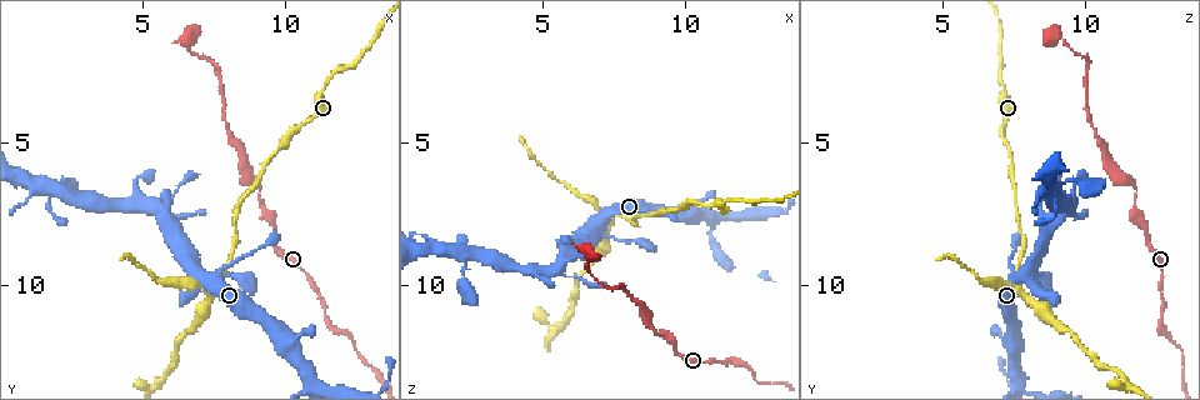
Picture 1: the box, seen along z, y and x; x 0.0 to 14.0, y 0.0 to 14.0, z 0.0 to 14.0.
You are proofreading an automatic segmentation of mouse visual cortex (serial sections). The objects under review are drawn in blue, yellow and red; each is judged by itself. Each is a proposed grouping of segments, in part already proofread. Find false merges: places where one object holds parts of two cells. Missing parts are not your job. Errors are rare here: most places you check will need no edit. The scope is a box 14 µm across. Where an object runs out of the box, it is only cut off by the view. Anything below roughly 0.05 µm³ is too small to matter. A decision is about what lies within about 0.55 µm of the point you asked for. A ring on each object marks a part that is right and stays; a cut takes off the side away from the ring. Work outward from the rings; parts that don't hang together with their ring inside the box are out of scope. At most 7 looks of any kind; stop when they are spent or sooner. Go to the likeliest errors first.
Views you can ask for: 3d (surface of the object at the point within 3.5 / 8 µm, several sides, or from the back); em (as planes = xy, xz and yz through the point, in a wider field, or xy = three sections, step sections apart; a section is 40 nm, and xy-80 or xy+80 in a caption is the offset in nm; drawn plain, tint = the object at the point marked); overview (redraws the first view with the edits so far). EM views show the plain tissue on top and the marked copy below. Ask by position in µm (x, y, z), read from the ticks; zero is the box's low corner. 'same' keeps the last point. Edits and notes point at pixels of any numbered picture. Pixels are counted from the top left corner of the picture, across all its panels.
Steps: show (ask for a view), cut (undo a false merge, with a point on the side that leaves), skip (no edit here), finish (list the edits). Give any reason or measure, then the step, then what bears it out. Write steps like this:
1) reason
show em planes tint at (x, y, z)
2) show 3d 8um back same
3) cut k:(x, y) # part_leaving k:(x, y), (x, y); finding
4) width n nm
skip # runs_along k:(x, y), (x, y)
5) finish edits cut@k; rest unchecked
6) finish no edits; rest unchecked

abrupt turn
show 3d 3.5um back at (8.9, 6.5, 11.7)

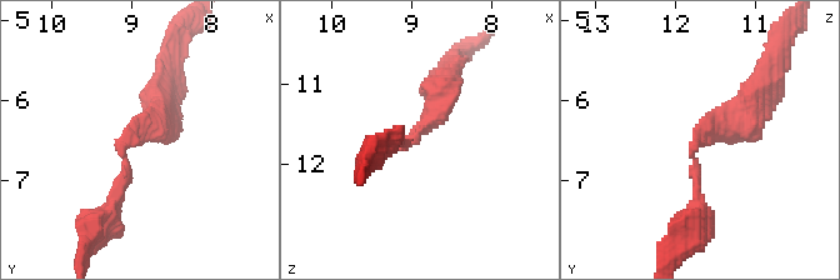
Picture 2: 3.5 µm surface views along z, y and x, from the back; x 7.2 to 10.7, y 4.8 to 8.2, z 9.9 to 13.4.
arm_widths 150, 350 nm
show em xy step 3 tint at (9.00, 6.45, 11.70)

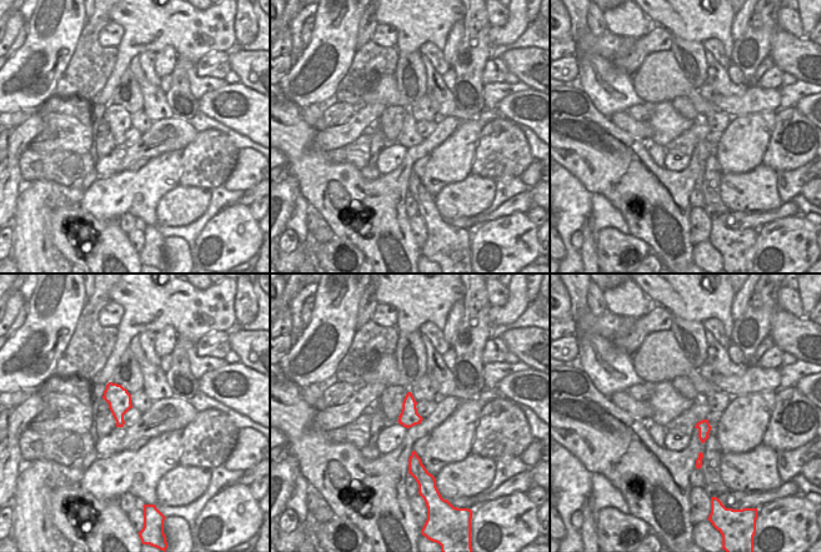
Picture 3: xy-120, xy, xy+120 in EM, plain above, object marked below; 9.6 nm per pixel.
skip # runs_along 2:(696, 209), (693, 144), (754, 98); one cell here

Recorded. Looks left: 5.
sharp bend
show em xy step 1 tint at (6.6, 1.3, 9.0)

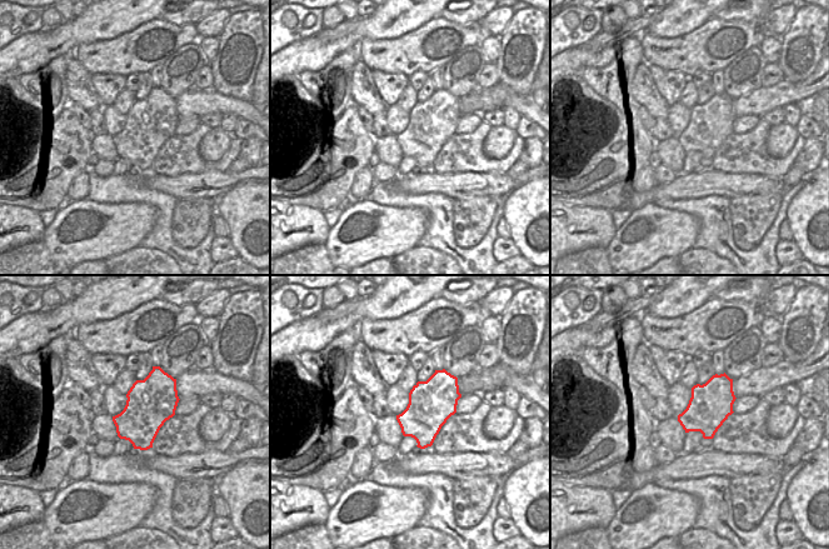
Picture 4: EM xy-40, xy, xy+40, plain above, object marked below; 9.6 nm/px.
show 3d 3.5um same

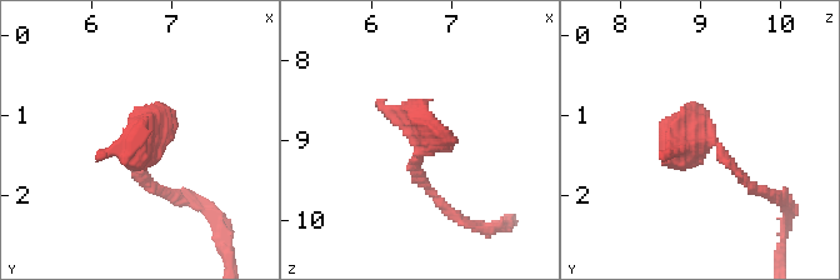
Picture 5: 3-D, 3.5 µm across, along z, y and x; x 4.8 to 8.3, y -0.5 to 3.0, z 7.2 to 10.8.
skip # runs_along 5:(435, 195), (415, 173), (424, 129), (378, 100); continuous, no second cell

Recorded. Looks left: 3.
three arms meet
show 3d 3.5um at (7.3, 10.1, 7.6)

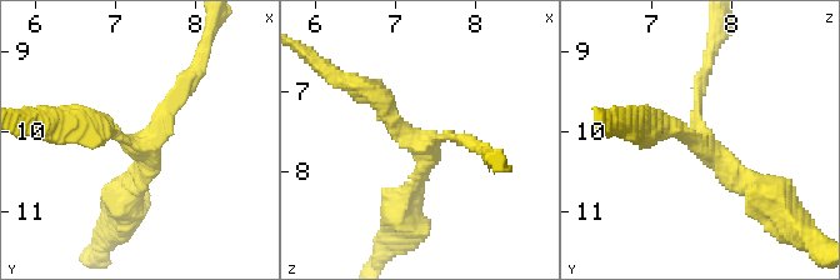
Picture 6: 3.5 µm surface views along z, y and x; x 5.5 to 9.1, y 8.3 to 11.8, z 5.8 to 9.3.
arms 3; arm_widths 150, 200, 250 nm
show em planes tint at (7.40, 10.20, 7.65)

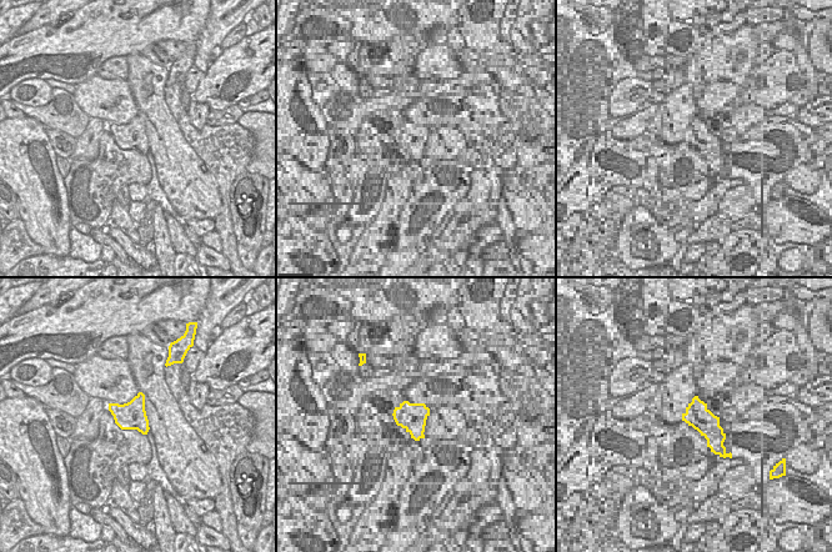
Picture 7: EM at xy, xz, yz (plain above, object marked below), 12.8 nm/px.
skip # continuous, no second cell

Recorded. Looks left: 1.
finish no edits; rest unchecked

